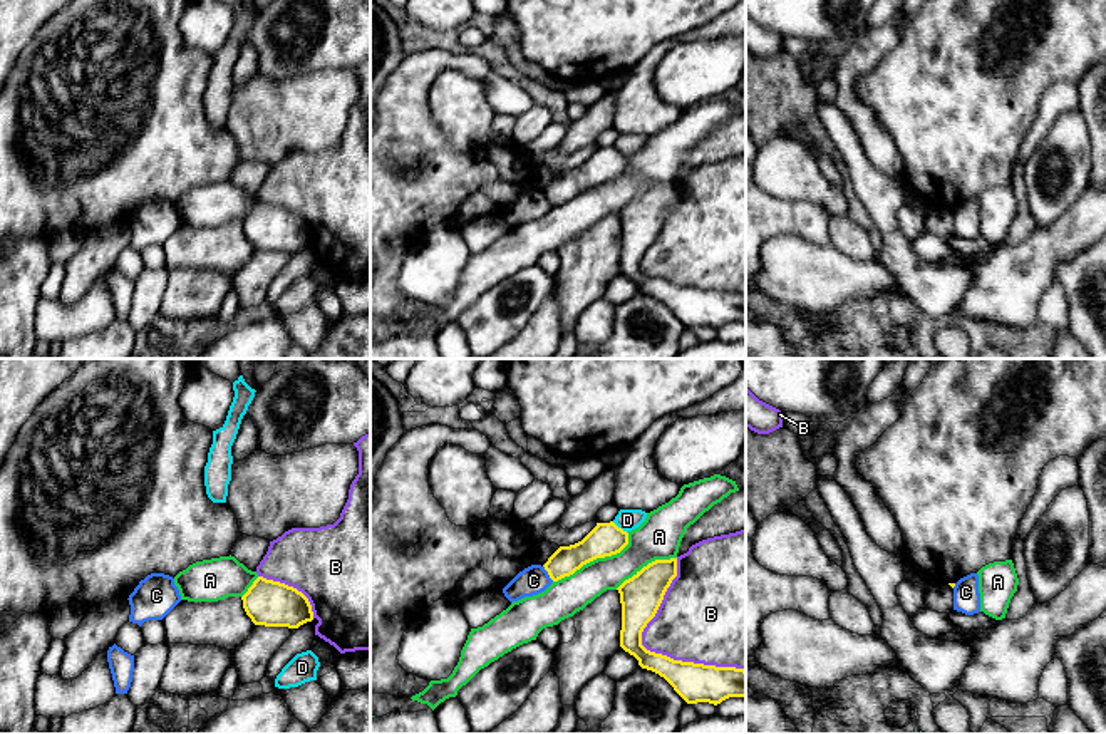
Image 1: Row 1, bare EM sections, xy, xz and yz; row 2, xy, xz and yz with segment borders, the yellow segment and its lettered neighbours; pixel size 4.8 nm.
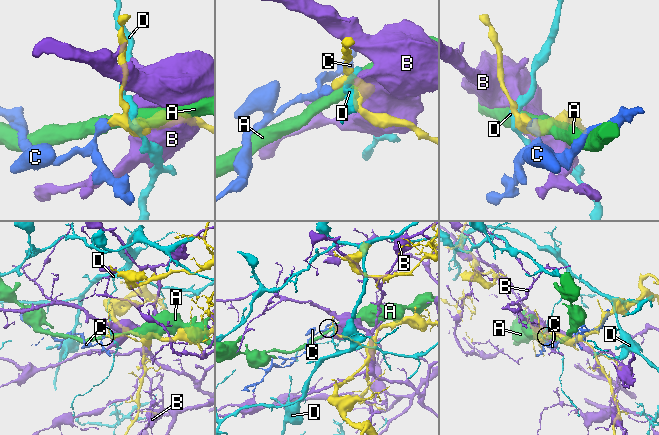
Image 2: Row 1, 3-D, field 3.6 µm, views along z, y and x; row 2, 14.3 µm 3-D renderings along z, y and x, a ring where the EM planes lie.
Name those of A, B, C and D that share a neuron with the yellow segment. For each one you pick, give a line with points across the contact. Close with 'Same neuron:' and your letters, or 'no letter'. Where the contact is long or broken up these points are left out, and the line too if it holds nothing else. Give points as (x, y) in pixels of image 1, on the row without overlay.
Same neuron: no letter

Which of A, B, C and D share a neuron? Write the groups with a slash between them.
A / B / C / D

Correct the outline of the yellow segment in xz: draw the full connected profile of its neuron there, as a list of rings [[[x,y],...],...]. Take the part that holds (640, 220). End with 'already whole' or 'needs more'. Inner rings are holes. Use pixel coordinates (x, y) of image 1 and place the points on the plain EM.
[[[677,183],[655,184],[617,213],[622,228],[620,271],[633,280],[642,293],[652,295],[664,302],[687,328],[709,327],[717,330],[729,322],[746,322],[744,293],[674,285],[667,280],[650,277],[642,270],[642,256],[655,241],[665,216],[675,201]]] | already whole

